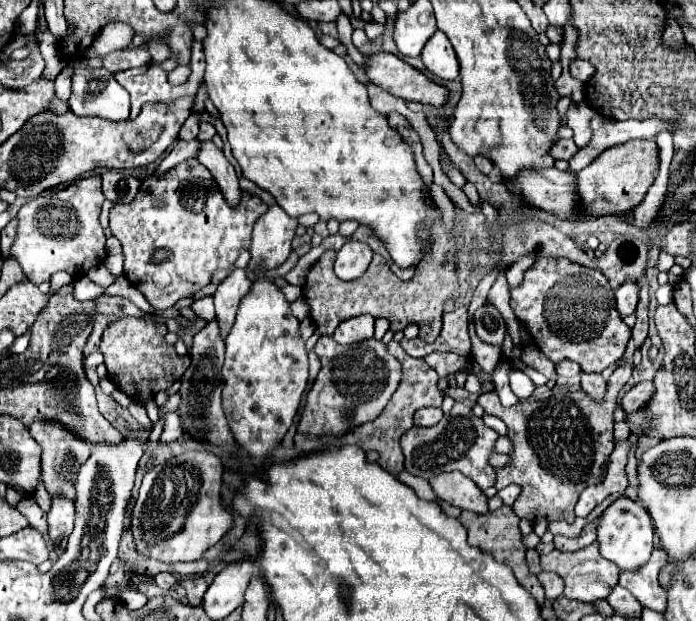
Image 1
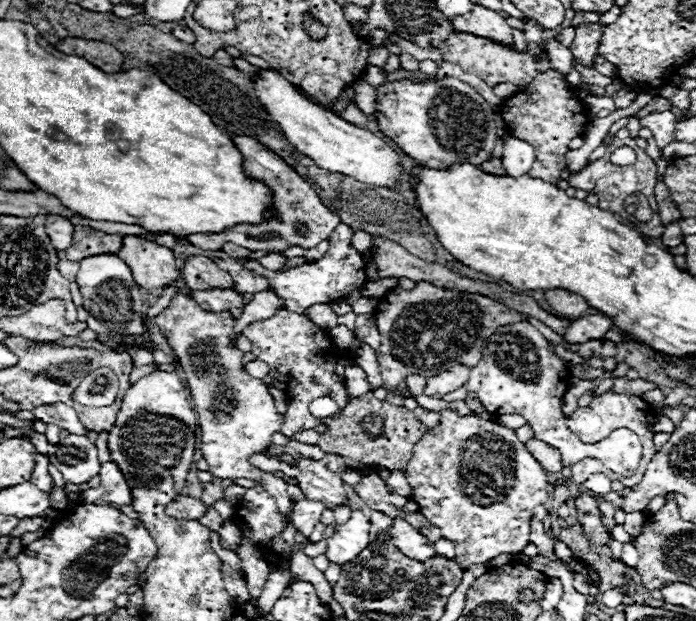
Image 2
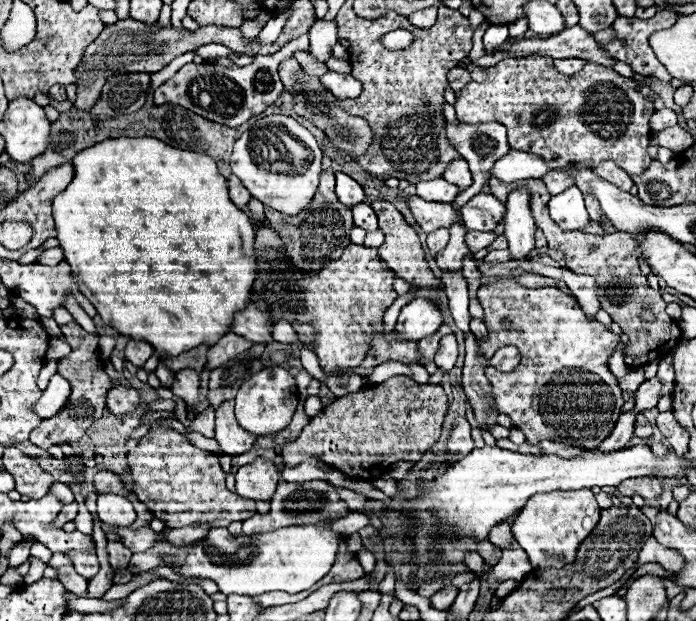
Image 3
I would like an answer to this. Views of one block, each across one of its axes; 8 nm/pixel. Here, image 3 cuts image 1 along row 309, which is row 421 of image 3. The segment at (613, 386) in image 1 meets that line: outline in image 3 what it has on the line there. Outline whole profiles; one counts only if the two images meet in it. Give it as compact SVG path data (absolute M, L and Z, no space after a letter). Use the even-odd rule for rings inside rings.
M640 414L640 416L638 416L638 420L636 420L634 434L636 434L638 438L650 438L650 436L652 436L652 426L648 424L648 420L646 420L642 414Z

